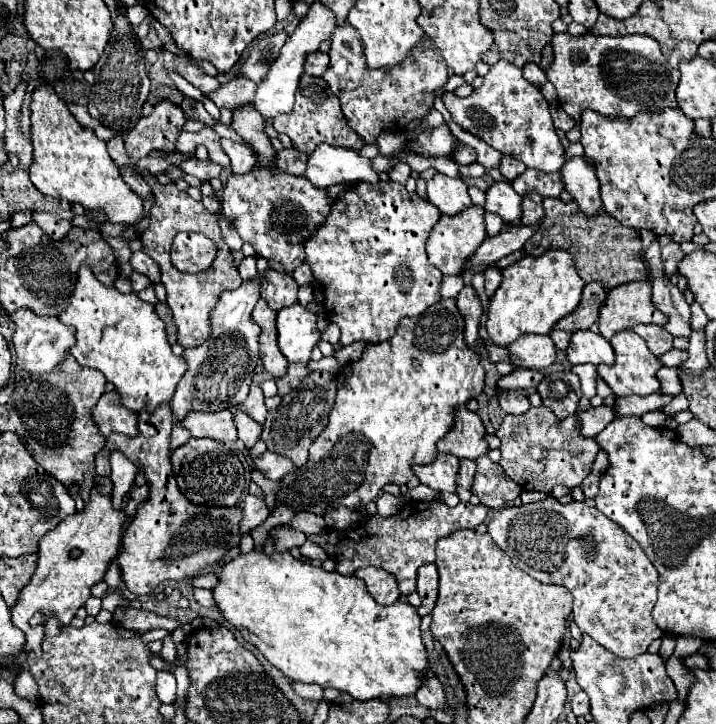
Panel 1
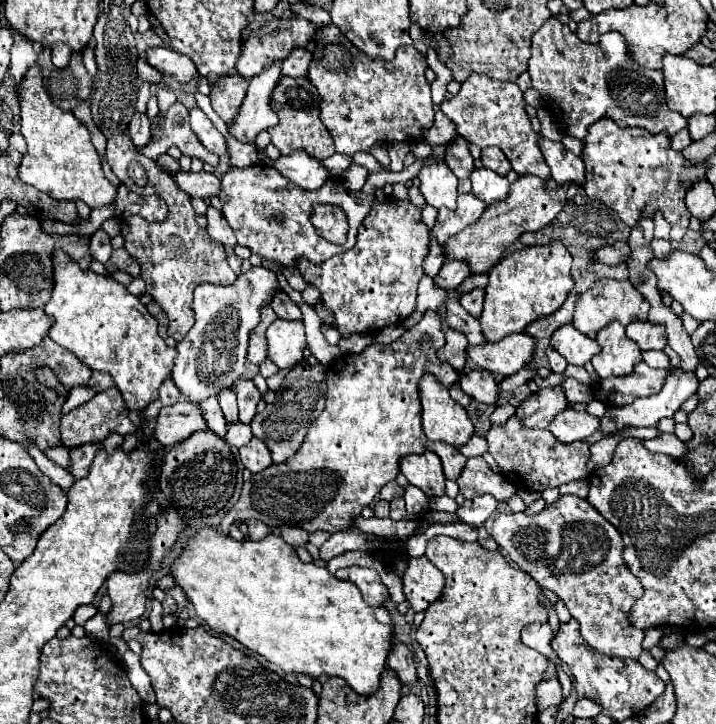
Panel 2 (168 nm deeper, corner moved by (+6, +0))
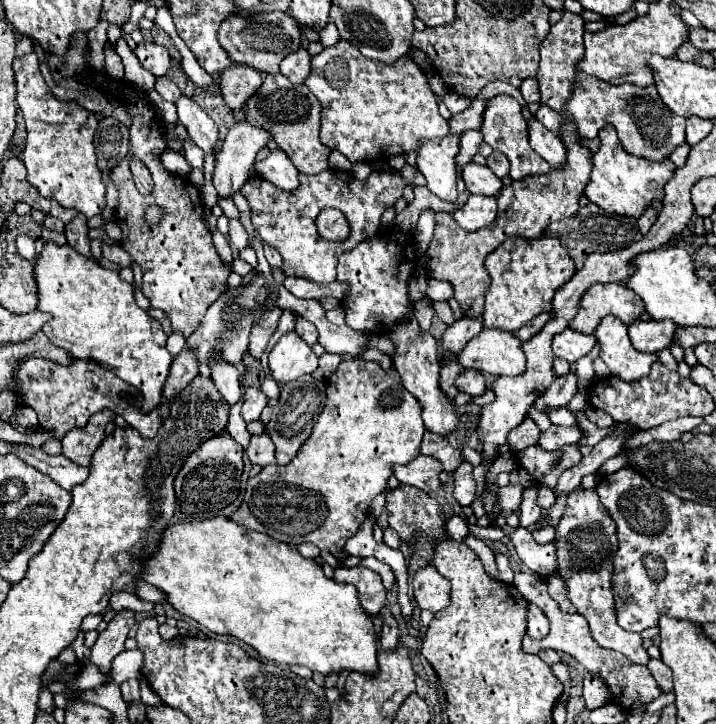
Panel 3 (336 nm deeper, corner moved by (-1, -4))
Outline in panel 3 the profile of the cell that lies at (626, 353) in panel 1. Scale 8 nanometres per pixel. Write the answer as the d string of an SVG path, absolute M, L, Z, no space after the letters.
M604 316L594 332L600 344L600 358L608 370L622 380L640 380L650 372L650 366L658 360L656 354L642 354L632 348L628 328L616 316Z

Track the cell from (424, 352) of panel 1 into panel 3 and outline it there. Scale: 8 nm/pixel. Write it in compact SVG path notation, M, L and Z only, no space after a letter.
M344 360L338 370L326 380L326 404L314 424L310 438L300 446L298 456L288 466L270 464L260 470L246 484L246 494L240 508L230 516L234 522L268 534L290 548L298 548L304 542L328 550L340 564L348 558L344 544L360 524L368 518L372 500L386 490L386 482L392 476L392 464L410 462L420 454L422 434L426 432L420 416L420 402L404 390L396 370L384 372L376 362L368 360Z

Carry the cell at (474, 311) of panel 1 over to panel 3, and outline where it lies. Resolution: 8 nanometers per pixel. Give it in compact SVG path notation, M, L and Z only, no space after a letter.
M450 358L450 362L444 364L442 370L440 370L440 390L442 390L450 400L454 400L454 396L458 394L458 390L456 390L456 386L454 386L454 380L456 380L456 376L458 376L462 370L464 370L464 368L458 364L456 358Z

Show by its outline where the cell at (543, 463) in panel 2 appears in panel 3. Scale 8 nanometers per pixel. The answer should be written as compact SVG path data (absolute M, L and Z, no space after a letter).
M564 446L558 452L544 452L542 448L526 448L516 454L516 462L520 468L530 472L530 476L548 488L554 488L560 474L574 466L580 460L580 450L576 446Z

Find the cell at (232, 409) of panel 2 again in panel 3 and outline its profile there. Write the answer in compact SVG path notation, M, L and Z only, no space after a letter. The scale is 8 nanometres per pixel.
M214 356L212 366L212 380L216 382L216 388L220 390L220 394L226 398L228 404L236 404L240 398L240 370L234 364L228 364L224 360L224 356Z

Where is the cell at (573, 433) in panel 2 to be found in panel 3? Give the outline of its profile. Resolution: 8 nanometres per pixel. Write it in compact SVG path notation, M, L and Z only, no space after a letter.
M550 426L546 432L540 434L538 446L544 448L546 452L554 452L554 450L560 450L562 446L576 444L580 438L582 438L582 432L578 430L578 426L570 426L570 428Z

